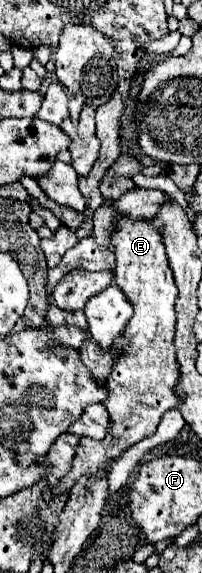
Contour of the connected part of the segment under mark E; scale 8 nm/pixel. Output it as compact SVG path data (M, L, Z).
M122 218L118 222L118 230L112 234L112 242L116 246L116 286L132 304L134 314L122 332L124 340L118 360L106 378L108 398L102 404L110 414L110 428L100 442L92 438L80 440L72 470L51 490L54 498L70 492L80 476L90 474L96 478L110 466L110 462L118 460L126 448L134 446L146 436L152 436L160 424L162 414L166 410L174 410L180 404L180 398L174 392L176 384L180 382L174 350L174 302L178 298L178 288L164 254L162 236L150 222L134 222L130 218Z

